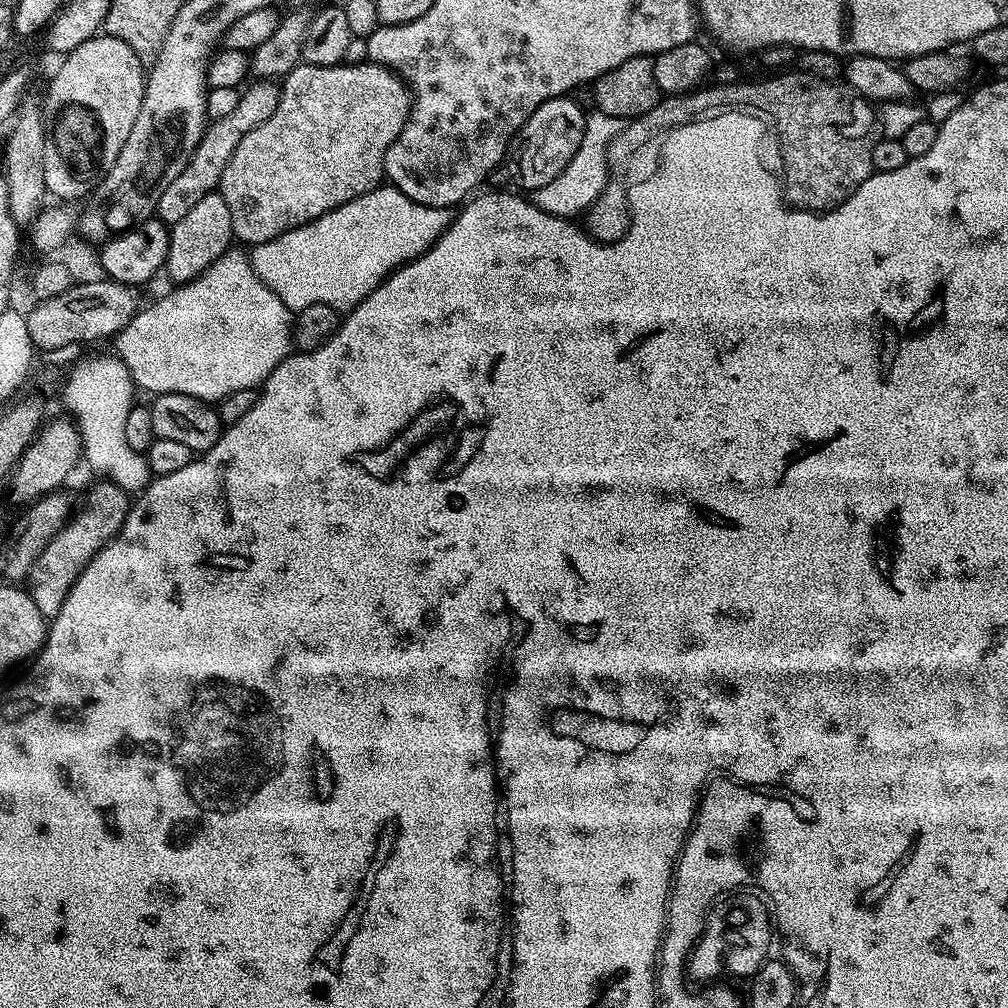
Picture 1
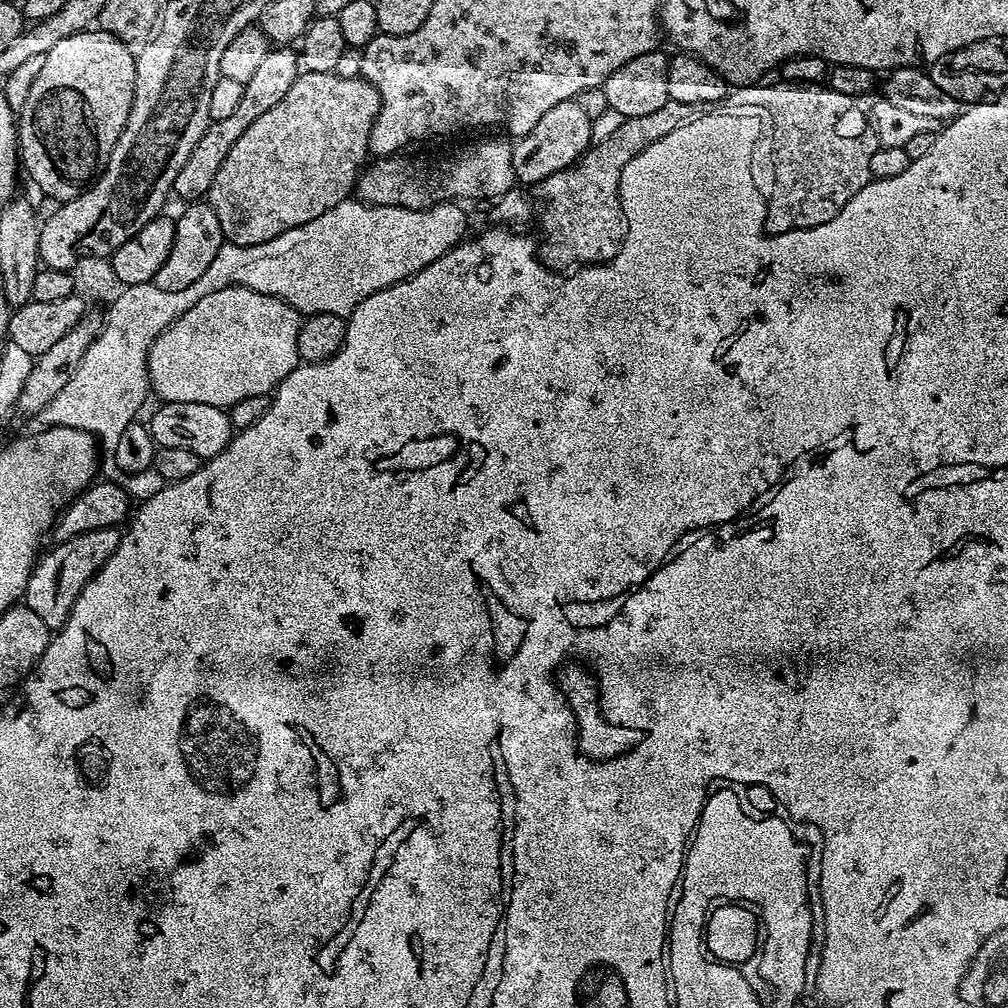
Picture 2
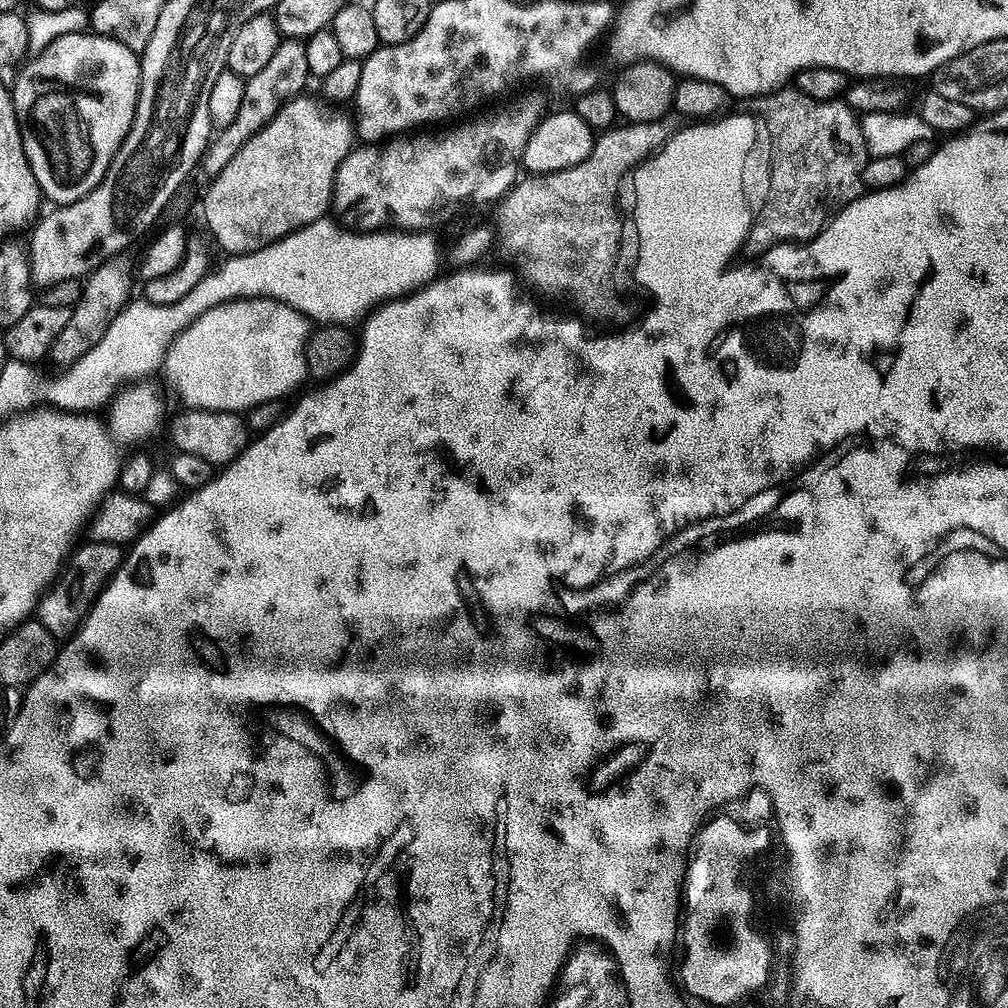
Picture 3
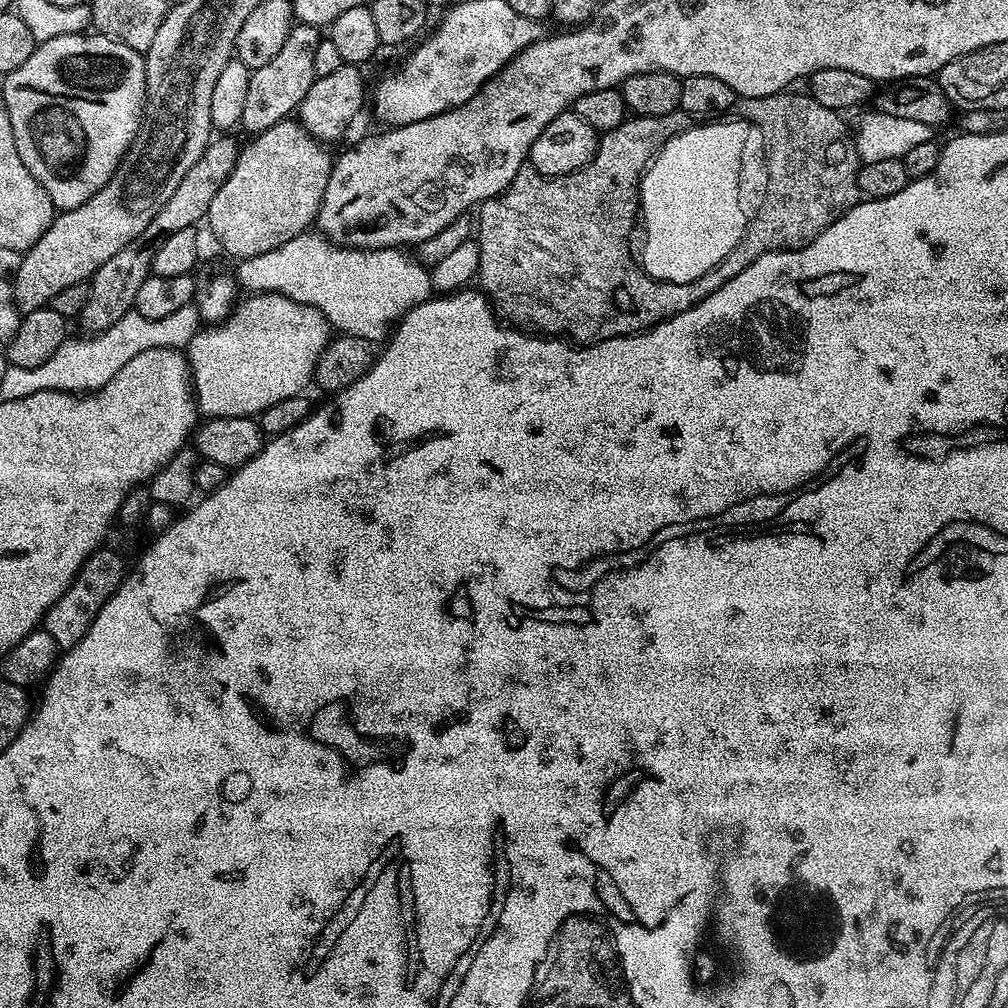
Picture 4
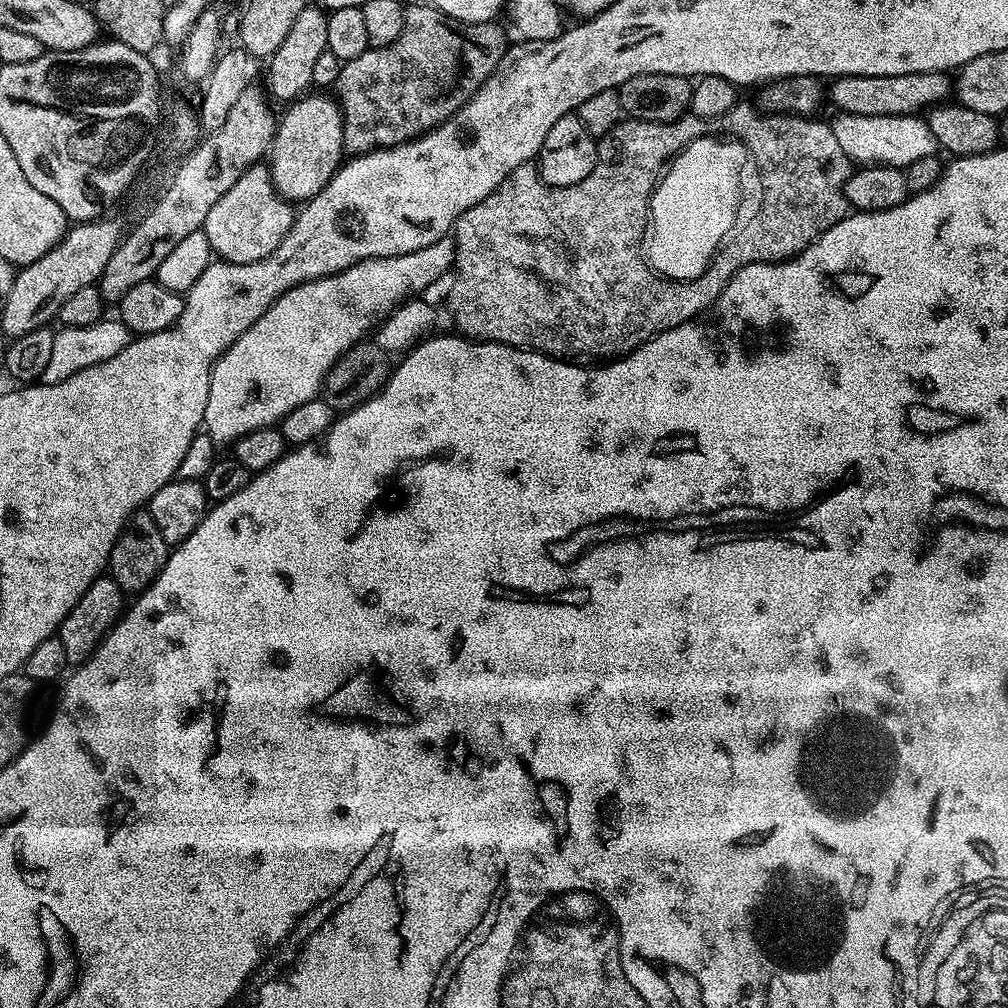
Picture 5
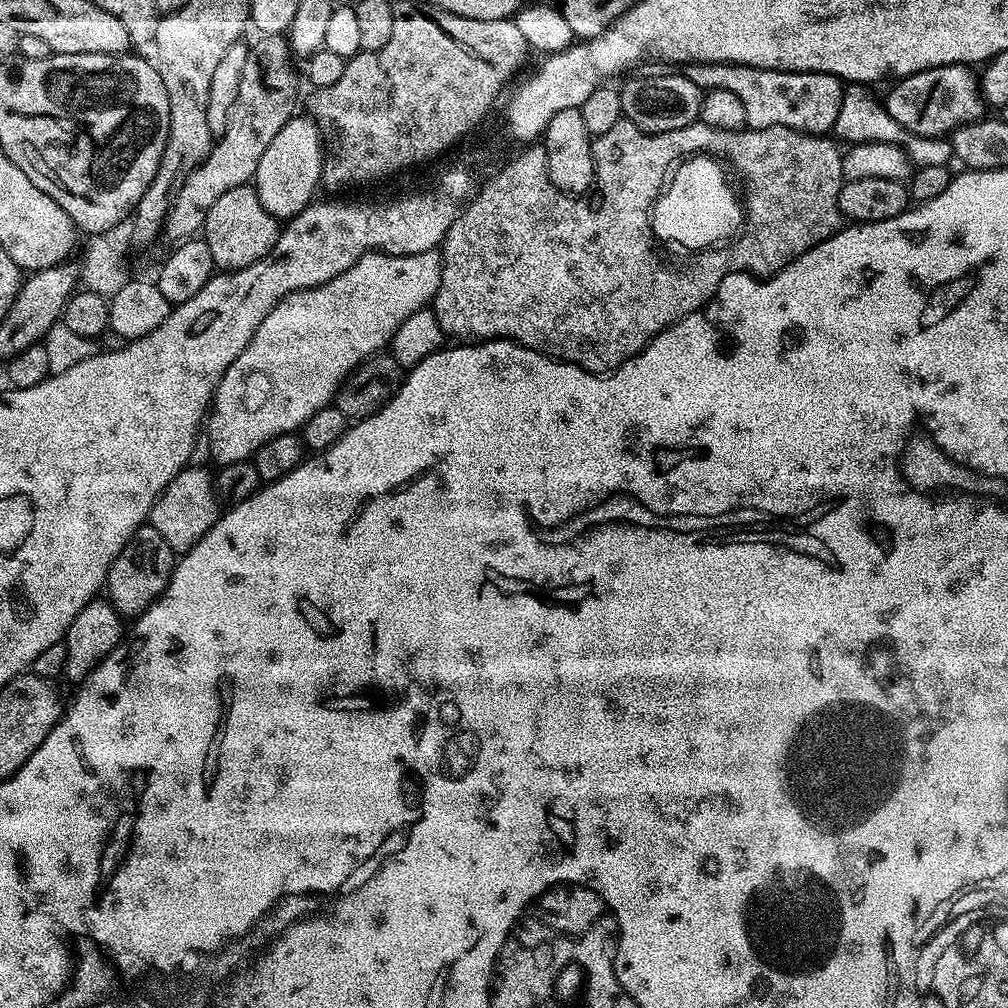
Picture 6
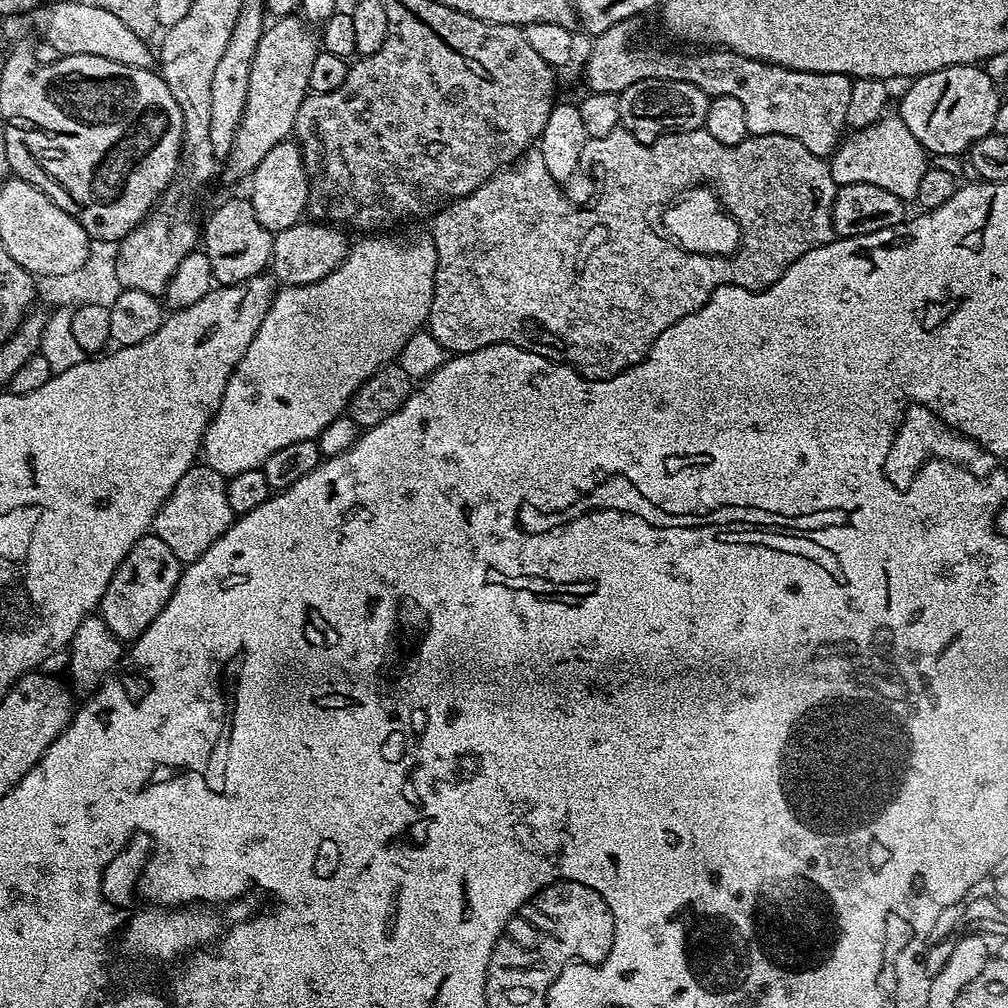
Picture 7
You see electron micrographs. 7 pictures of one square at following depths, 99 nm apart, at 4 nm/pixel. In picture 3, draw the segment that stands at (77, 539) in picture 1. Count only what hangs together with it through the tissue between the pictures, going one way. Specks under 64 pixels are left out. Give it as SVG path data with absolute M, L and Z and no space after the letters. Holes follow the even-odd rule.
M96 540L84 543L69 555L66 567L56 577L52 587L41 596L34 613L35 619L60 642L79 632L80 625L88 616L93 602L99 598L102 589L119 570L120 563L126 555L125 549L118 544L107 544Z

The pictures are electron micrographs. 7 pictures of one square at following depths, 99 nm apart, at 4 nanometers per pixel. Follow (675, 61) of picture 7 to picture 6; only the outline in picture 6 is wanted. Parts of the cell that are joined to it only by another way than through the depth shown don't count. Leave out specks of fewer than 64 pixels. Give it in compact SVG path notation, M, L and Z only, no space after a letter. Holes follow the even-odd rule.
M690 64L687 65L686 74L701 90L731 90L737 98L742 98L749 128L786 126L799 132L809 132L812 136L822 136L835 129L845 90L840 77L831 76L828 72L779 72L769 68L751 68L745 64Z

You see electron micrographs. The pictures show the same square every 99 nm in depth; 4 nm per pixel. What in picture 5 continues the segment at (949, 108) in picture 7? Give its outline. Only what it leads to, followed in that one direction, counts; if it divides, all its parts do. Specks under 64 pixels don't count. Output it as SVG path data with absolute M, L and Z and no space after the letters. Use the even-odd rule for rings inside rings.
M919 72L897 76L850 76L837 77L831 84L830 98L836 110L846 114L863 116L911 116L920 114L933 104L941 103L949 95L950 80L942 72Z

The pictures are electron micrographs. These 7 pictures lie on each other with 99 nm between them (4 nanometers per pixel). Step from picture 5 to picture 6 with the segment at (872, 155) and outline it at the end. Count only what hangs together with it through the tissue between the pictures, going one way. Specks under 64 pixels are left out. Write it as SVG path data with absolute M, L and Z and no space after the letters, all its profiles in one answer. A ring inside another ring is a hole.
M860 86L845 87L842 106L838 110L838 122L834 129L835 135L841 141L845 140L845 145L854 144L895 144L902 146L908 153L909 161L916 168L922 166L942 166L948 164L953 159L952 141L948 138L938 136L916 136L909 134L890 114L883 108L881 103L871 100L870 97L864 96L865 89Z

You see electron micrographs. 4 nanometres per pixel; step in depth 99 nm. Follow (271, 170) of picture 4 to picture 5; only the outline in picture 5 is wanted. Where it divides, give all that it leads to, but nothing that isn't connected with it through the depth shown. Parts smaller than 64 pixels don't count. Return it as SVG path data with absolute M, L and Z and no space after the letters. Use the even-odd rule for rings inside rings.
M259 162L247 168L242 178L214 202L202 230L219 259L232 264L249 264L265 260L280 245L282 238L286 238L295 221L293 205L276 188L269 165Z

